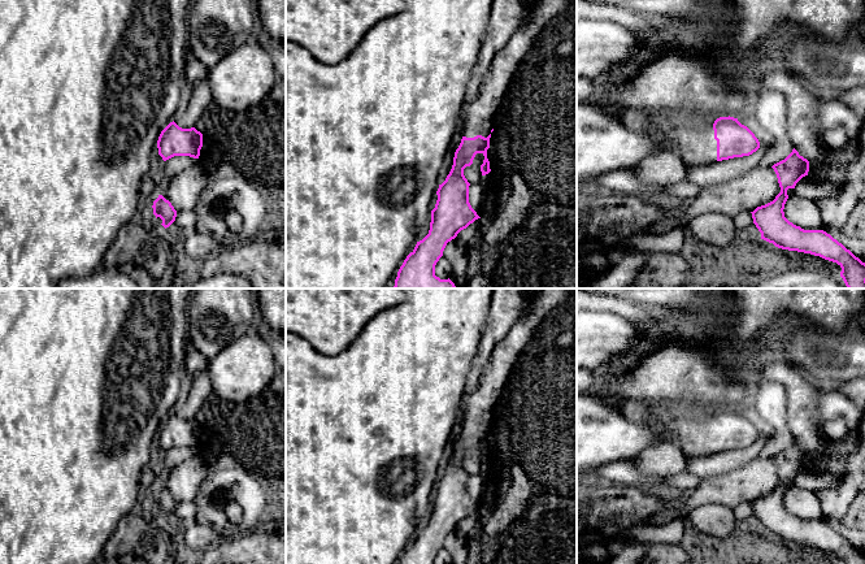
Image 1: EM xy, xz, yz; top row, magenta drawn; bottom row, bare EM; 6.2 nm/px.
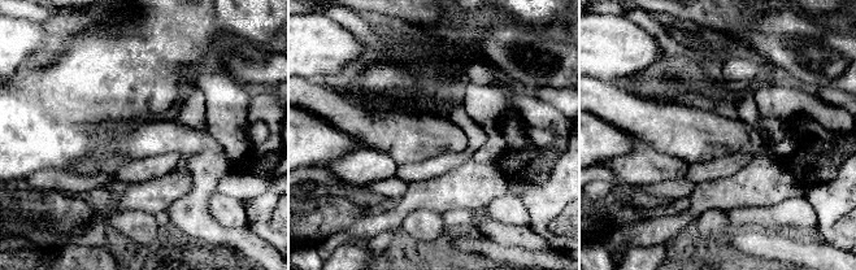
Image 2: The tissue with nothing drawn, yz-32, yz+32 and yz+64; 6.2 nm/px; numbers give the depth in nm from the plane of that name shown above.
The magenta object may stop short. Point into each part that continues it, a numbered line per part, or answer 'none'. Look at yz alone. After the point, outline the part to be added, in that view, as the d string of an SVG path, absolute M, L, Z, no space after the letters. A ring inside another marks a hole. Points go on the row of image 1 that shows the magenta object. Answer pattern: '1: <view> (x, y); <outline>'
1: yz (695, 142); M716 120L688 121L668 133L658 130L655 138L665 148L678 152L684 165L708 165L717 161L717 140L713 130Z

